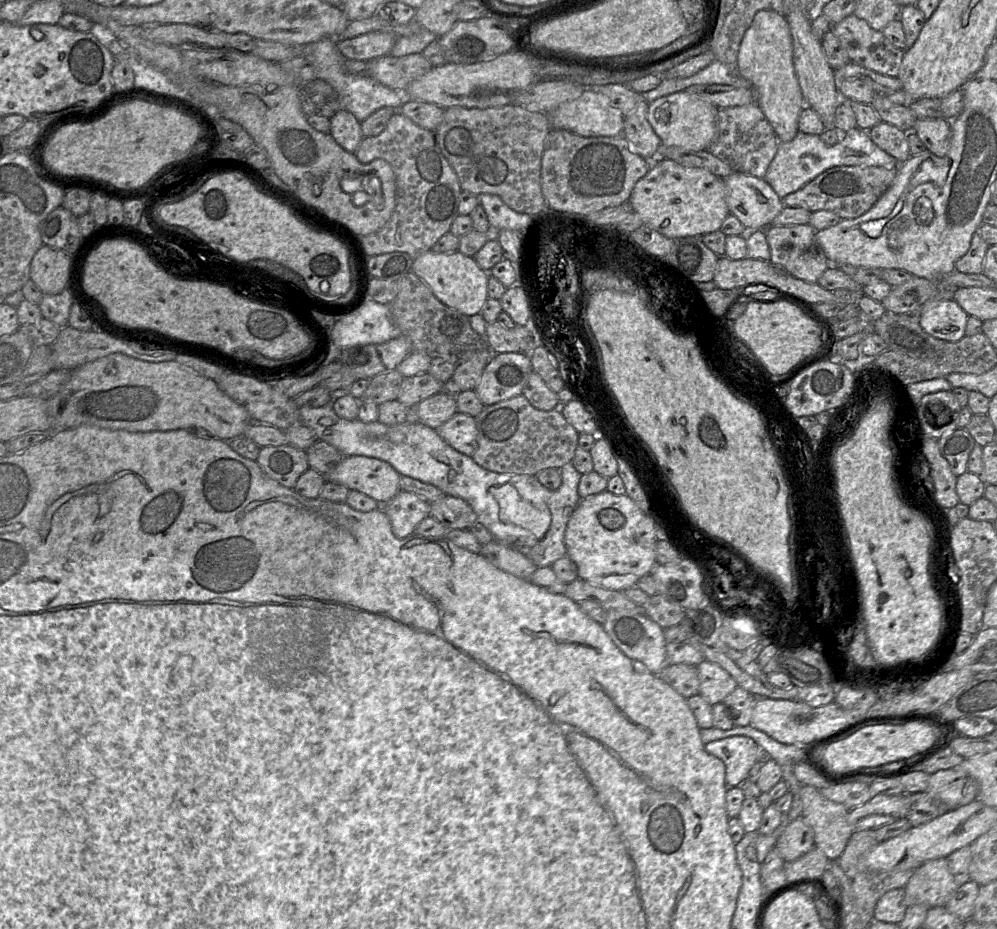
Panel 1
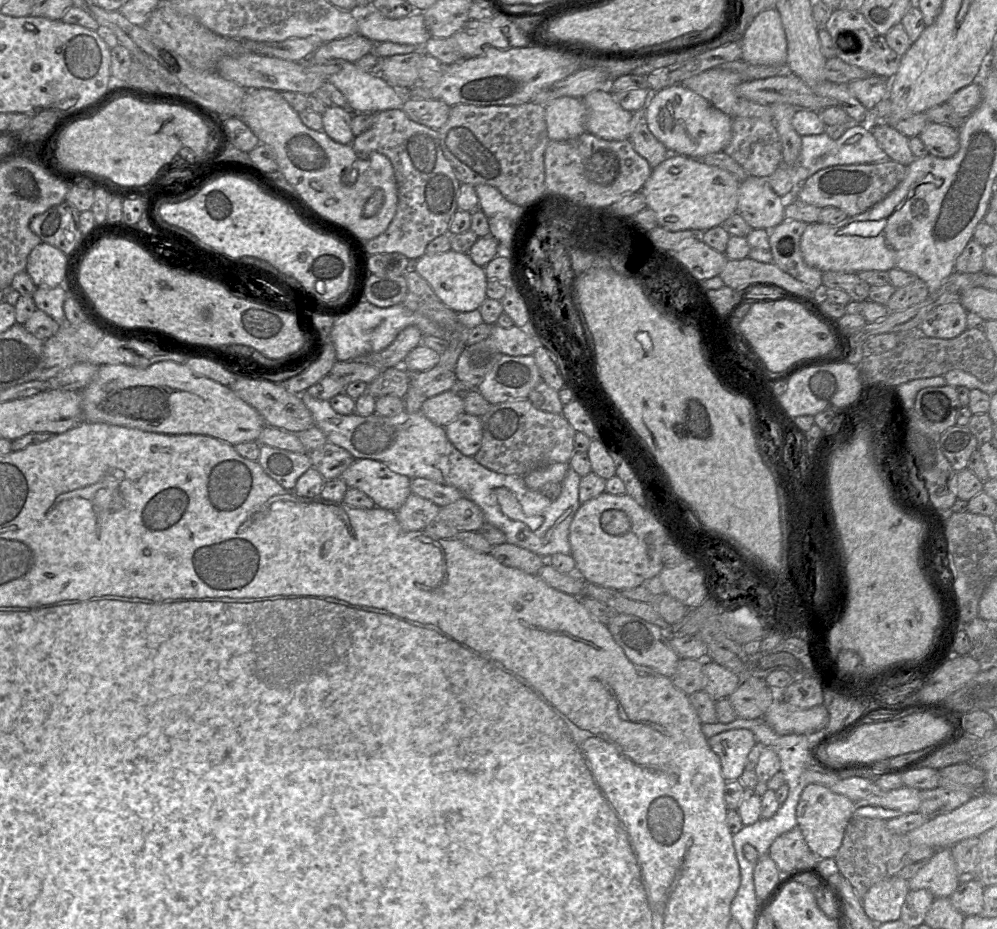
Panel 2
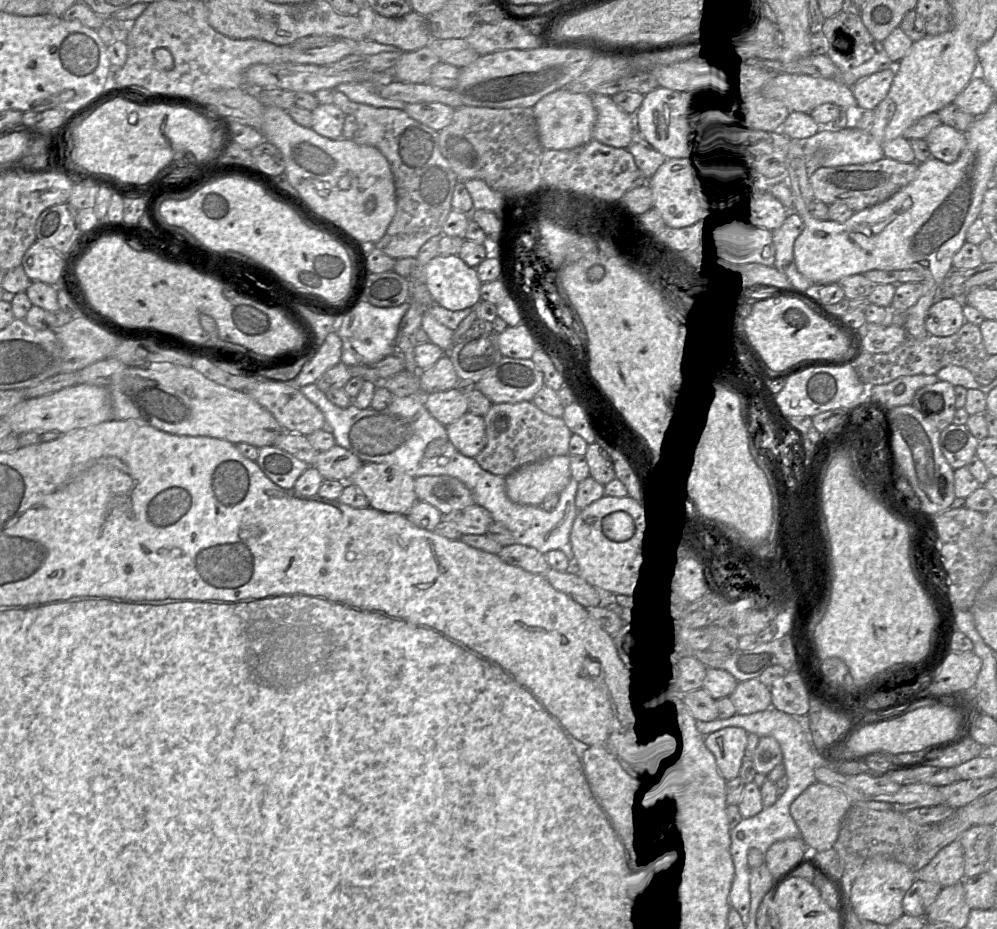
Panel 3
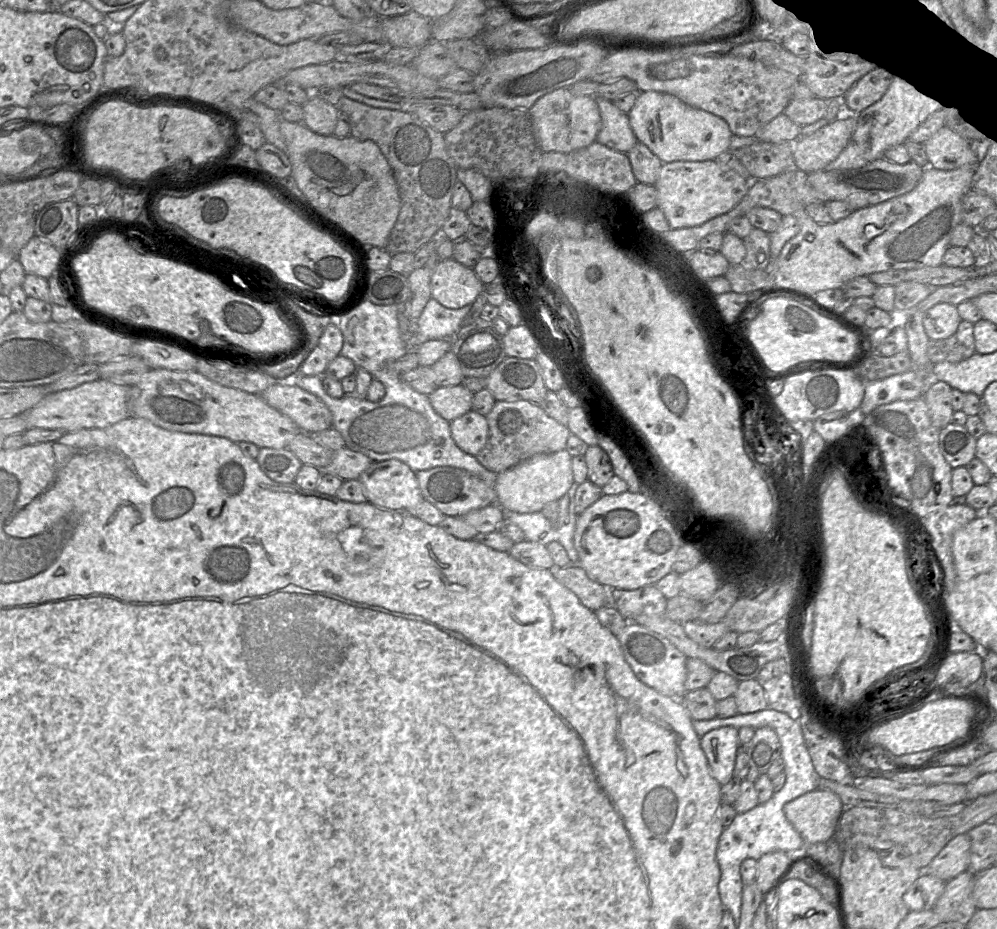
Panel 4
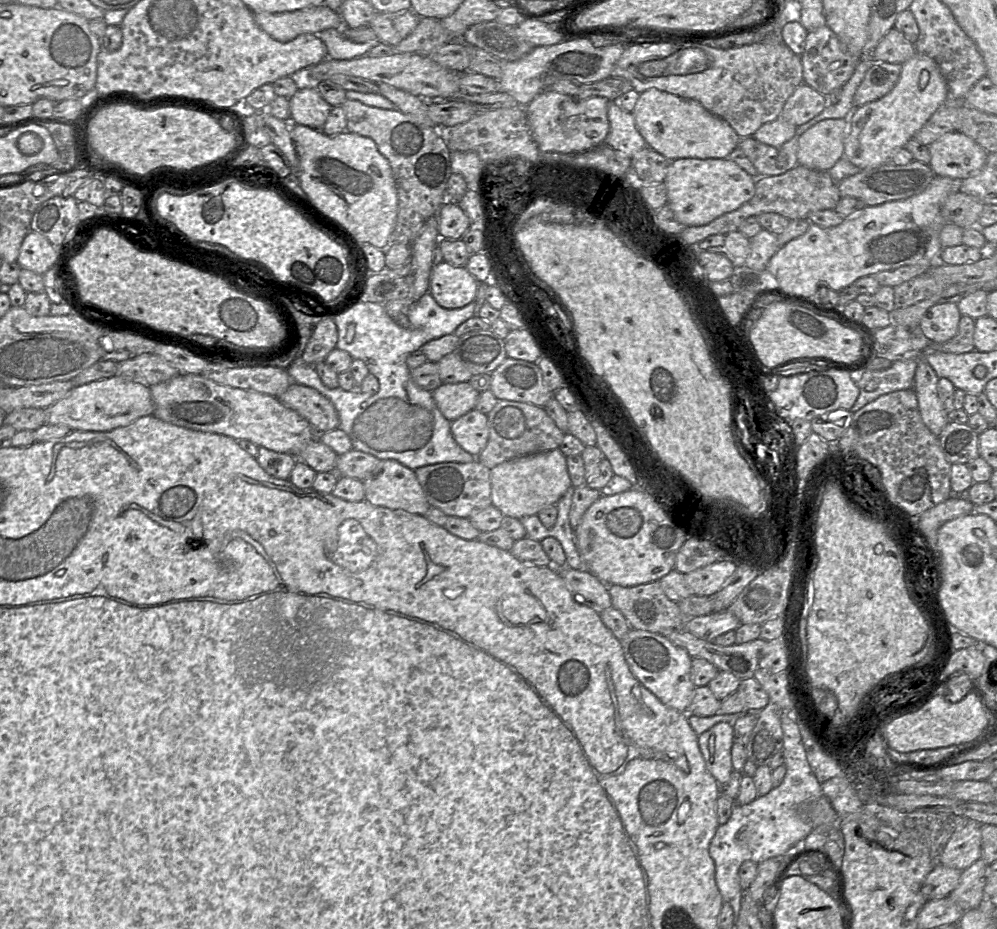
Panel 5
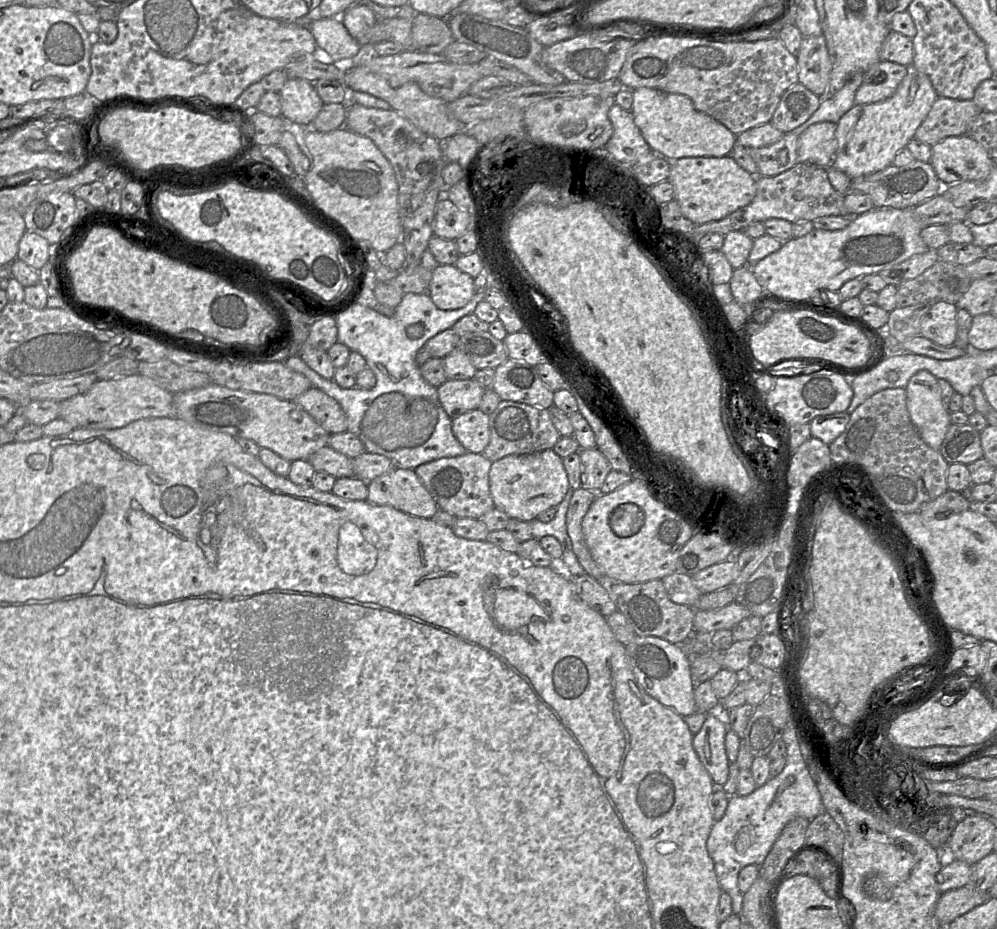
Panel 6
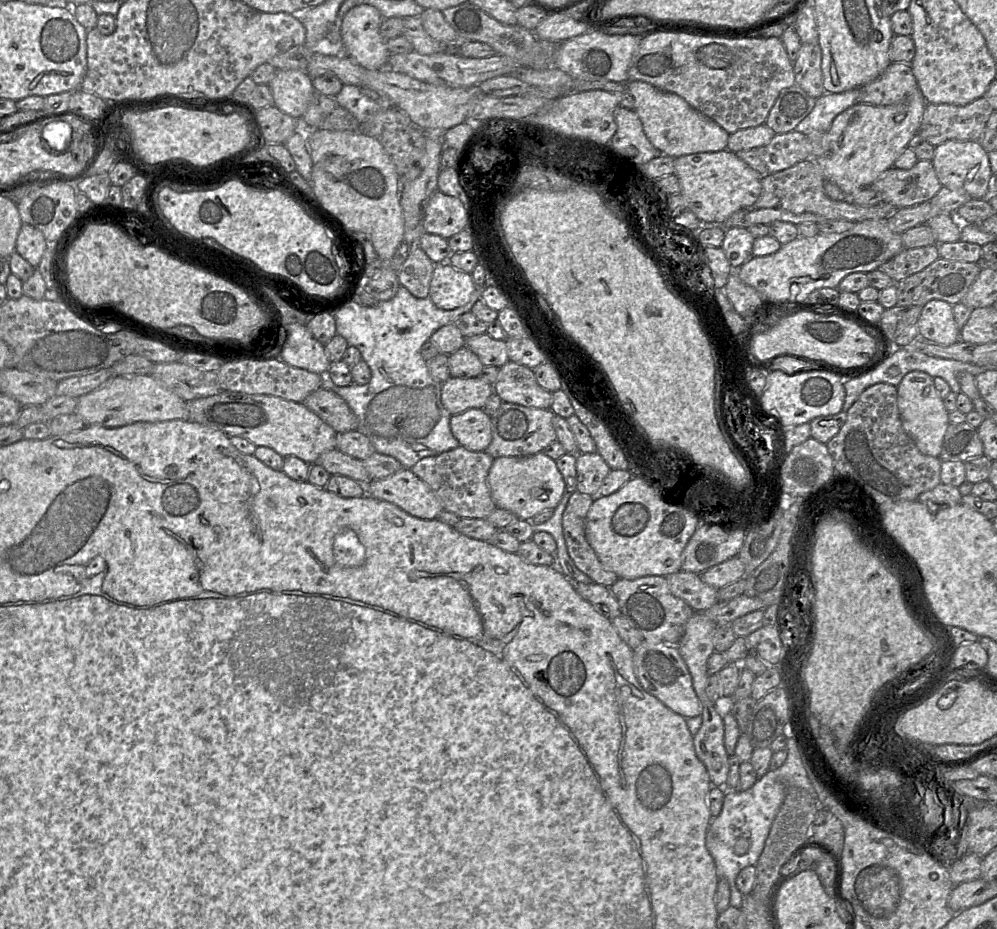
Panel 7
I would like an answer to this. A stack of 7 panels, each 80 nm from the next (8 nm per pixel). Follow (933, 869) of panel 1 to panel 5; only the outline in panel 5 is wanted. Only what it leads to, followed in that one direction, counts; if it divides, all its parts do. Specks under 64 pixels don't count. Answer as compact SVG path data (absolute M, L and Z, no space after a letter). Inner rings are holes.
M968 821L947 842L937 863L963 871L981 859L981 824Z

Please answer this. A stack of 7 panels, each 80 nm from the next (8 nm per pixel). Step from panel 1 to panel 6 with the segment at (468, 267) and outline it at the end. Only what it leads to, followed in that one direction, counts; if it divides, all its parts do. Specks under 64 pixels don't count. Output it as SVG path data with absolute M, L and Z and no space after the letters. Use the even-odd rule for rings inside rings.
M439 264L436 267L428 287L428 295L440 310L463 308L474 293L474 279L450 264Z

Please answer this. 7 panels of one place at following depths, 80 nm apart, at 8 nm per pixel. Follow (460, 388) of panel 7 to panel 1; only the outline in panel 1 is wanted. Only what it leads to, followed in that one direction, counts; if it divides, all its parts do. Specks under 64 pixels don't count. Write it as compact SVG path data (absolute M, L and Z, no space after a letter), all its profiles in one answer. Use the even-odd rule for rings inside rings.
M437 393L416 406L418 422L438 429L457 412L456 400L444 393Z

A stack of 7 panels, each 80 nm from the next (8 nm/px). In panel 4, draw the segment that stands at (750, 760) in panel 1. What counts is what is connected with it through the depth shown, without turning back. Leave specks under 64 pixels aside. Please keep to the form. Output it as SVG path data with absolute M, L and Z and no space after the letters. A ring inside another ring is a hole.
M723 726L707 732L700 738L712 776L725 785L733 778L736 753L739 747L738 729Z

